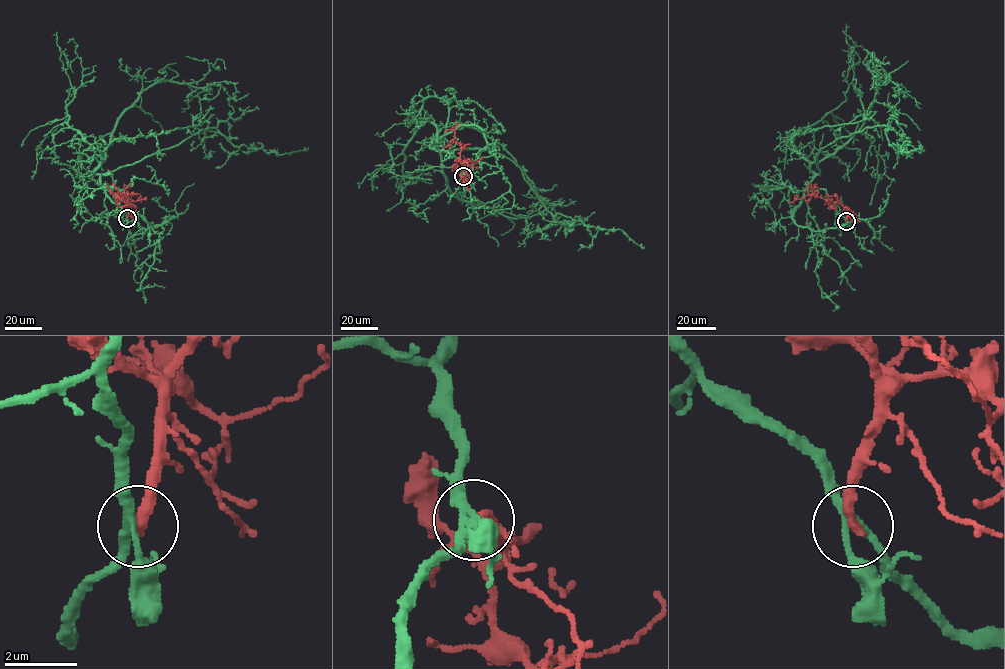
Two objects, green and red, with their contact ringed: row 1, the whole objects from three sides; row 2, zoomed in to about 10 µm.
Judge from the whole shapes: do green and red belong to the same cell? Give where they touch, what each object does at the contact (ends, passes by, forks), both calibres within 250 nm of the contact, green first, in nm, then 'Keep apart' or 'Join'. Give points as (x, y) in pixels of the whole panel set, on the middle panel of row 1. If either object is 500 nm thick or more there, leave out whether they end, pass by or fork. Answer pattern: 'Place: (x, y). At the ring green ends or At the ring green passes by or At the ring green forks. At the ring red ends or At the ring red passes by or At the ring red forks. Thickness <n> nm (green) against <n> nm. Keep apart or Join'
Place: (463, 176). At the ring green forks. At the ring red ends. Thickness 240 nm (green) against 320 nm. Keep apart

